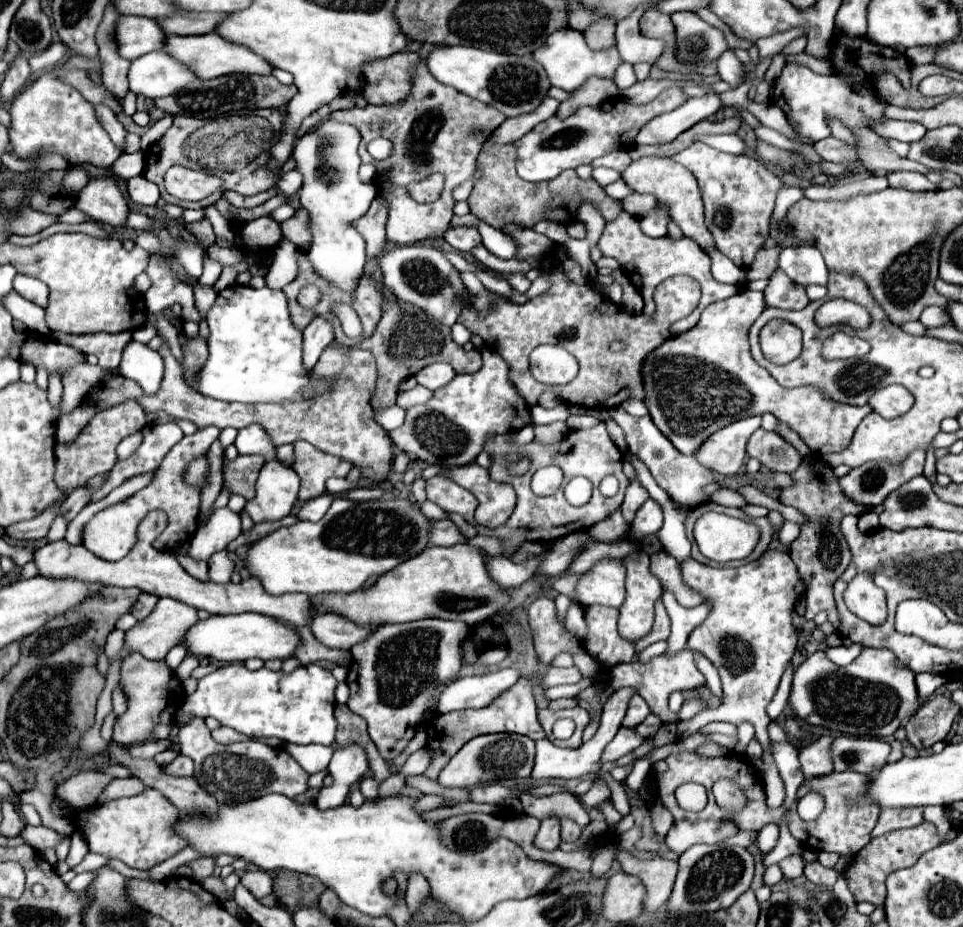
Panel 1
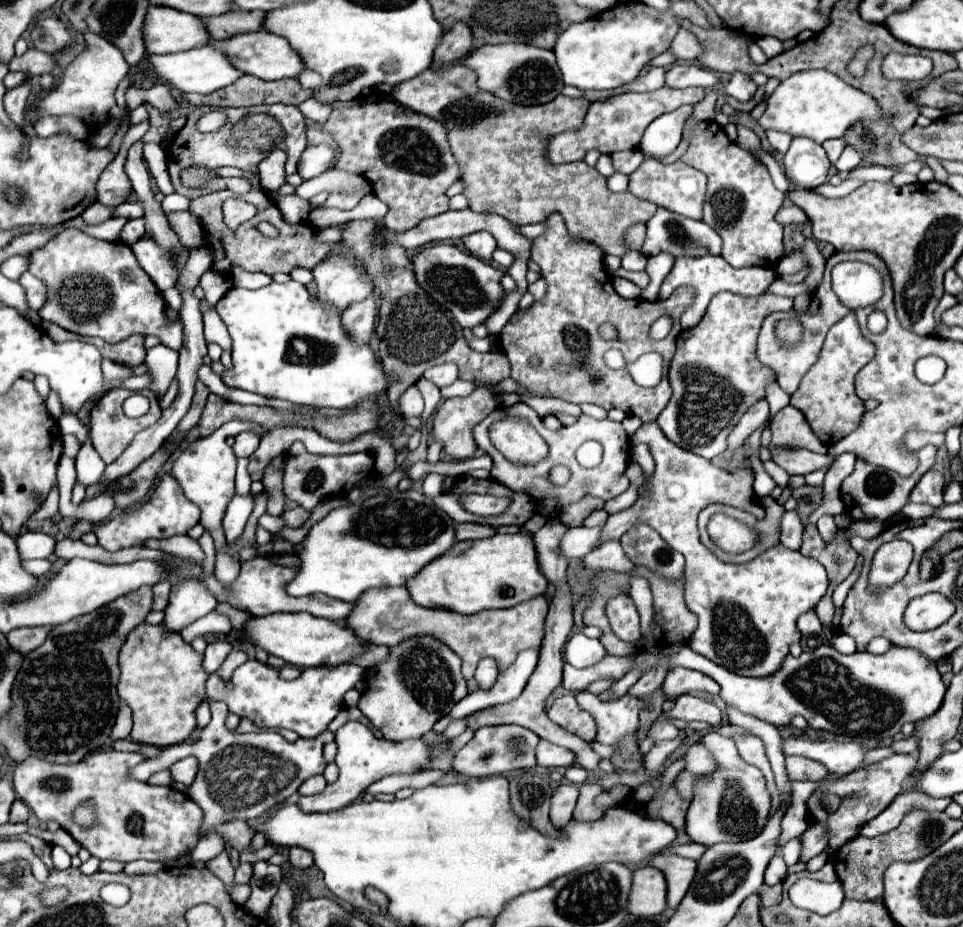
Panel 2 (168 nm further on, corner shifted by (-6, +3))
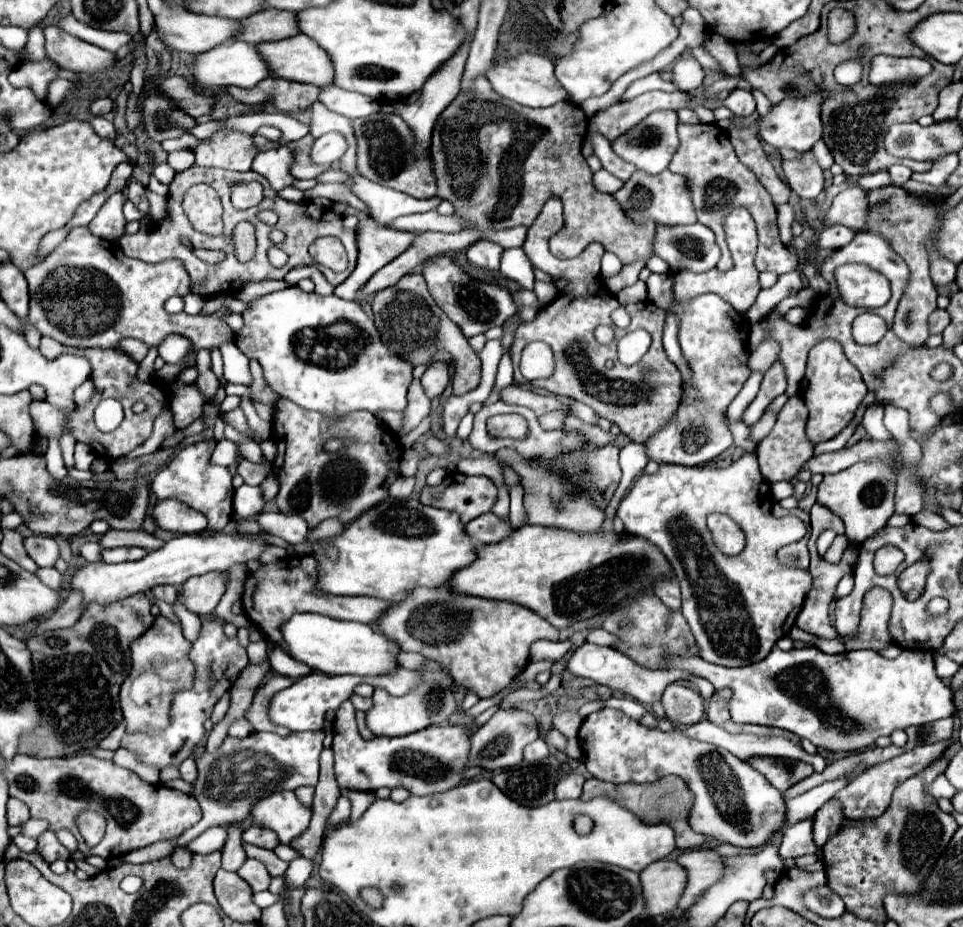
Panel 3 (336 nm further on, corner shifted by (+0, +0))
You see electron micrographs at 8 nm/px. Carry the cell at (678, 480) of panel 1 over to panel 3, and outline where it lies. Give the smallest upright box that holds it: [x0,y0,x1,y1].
[617,453,811,667]

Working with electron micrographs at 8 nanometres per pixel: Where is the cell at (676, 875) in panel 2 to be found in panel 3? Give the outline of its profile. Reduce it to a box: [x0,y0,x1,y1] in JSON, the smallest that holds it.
[677,849,723,909]

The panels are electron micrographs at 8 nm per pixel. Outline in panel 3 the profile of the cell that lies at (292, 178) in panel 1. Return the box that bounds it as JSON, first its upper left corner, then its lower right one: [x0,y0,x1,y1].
[311,131,347,163]

